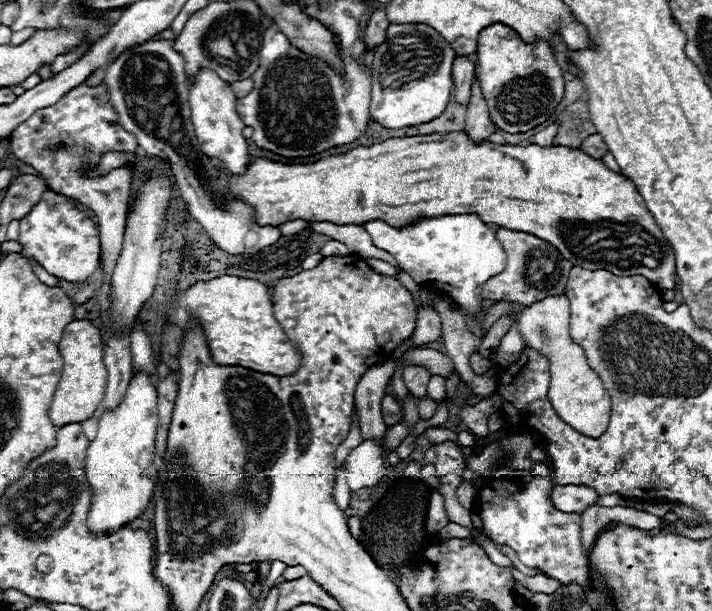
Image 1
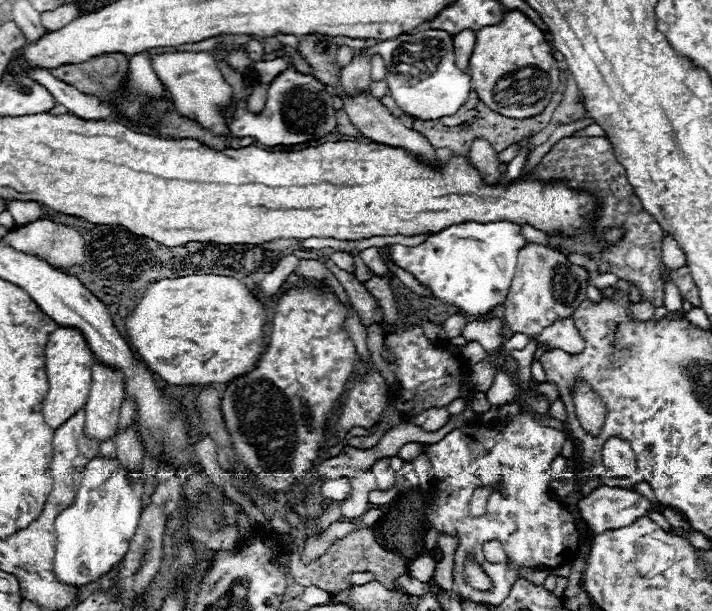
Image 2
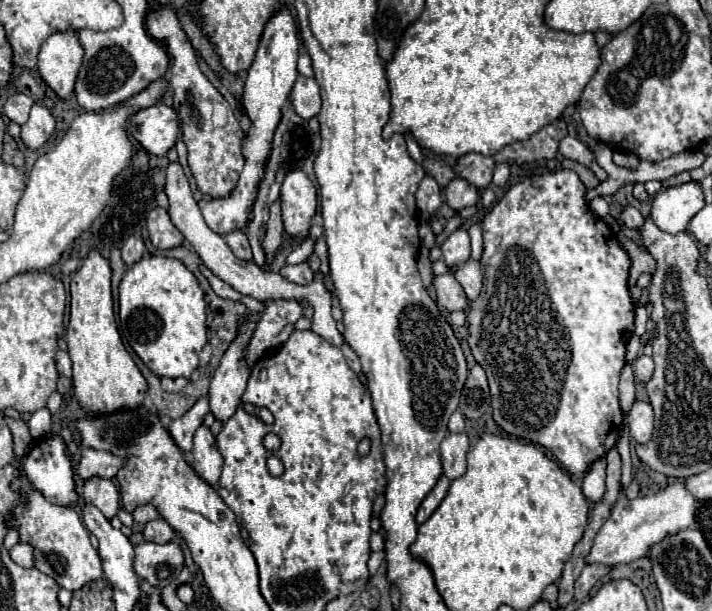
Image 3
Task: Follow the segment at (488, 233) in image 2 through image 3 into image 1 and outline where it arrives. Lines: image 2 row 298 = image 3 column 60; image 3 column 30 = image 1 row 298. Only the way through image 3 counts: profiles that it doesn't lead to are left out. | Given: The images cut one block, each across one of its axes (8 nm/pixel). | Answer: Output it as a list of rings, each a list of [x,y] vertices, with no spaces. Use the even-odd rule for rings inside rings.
[[[452,214],[452,216],[440,216],[440,218],[424,218],[422,222],[404,228],[404,230],[396,230],[390,224],[382,222],[382,220],[374,220],[364,224],[366,232],[372,238],[372,244],[380,250],[390,252],[396,262],[412,276],[412,280],[416,284],[426,284],[430,288],[436,288],[442,292],[442,296],[450,298],[454,304],[458,304],[462,308],[464,314],[478,318],[482,314],[484,308],[484,298],[482,298],[482,288],[484,284],[500,274],[506,268],[506,254],[504,248],[500,246],[500,242],[496,240],[496,228],[492,230],[486,222],[482,222],[482,218],[478,214]]]

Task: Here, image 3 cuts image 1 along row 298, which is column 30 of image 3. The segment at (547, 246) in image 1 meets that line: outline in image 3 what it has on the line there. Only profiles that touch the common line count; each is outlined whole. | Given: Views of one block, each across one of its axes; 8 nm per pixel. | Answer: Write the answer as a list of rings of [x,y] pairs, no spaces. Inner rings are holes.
[[[24,476],[16,478],[12,482],[16,490],[24,490],[28,496],[26,506],[18,506],[14,510],[14,518],[10,520],[10,526],[20,526],[20,540],[34,544],[34,558],[36,568],[44,574],[52,576],[62,588],[74,592],[90,582],[102,580],[102,560],[98,556],[98,550],[90,544],[90,532],[86,530],[84,522],[80,522],[80,516],[70,506],[58,506],[50,504],[38,490],[34,490]]]

